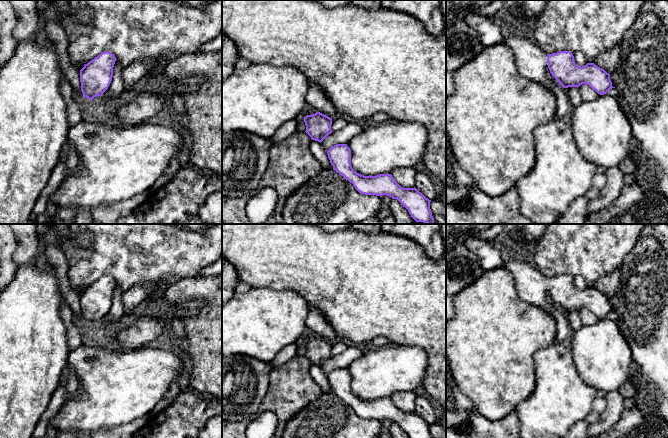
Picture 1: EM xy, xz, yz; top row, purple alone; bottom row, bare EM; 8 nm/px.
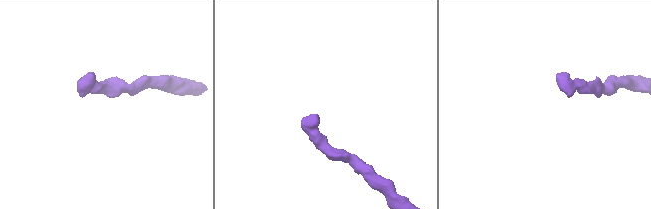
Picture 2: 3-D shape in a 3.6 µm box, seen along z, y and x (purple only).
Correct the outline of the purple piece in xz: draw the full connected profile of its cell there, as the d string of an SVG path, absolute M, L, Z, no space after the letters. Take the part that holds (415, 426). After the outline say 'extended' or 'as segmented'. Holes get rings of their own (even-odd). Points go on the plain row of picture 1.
M336 368L327 375L333 393L353 408L355 413L365 419L390 420L397 423L409 438L432 438L430 426L414 412L401 411L391 398L364 400L351 390L351 374L347 368Z; as segmented

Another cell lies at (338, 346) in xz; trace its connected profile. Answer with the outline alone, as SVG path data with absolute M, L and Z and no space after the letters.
M337 338L333 343L332 343L332 349L331 349L331 354L332 356L336 356L344 352L348 346L342 341L342 339Z

